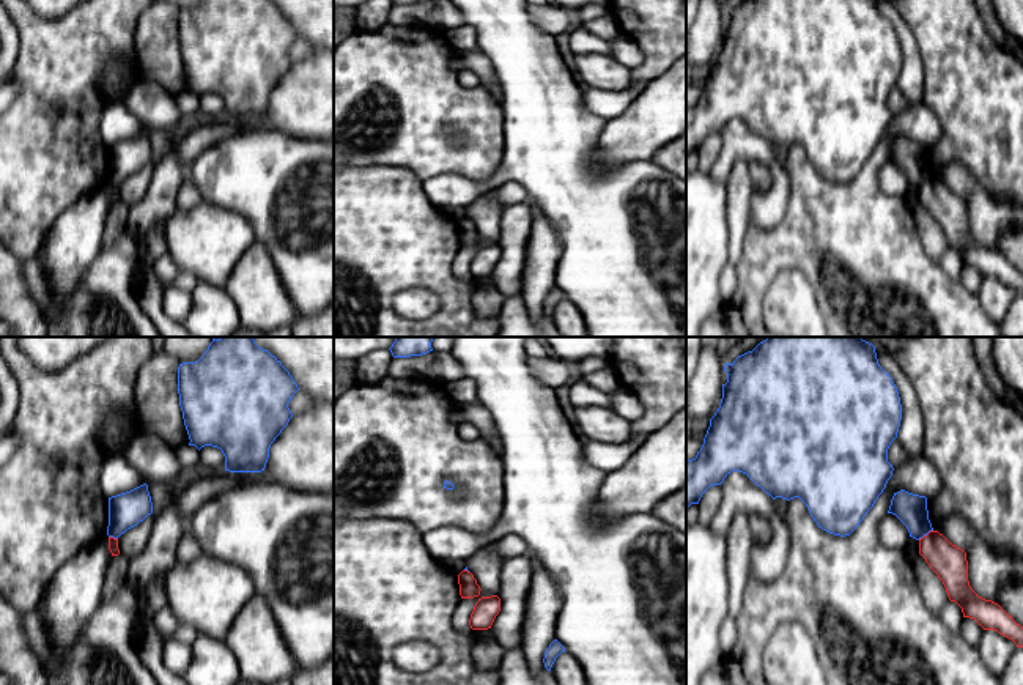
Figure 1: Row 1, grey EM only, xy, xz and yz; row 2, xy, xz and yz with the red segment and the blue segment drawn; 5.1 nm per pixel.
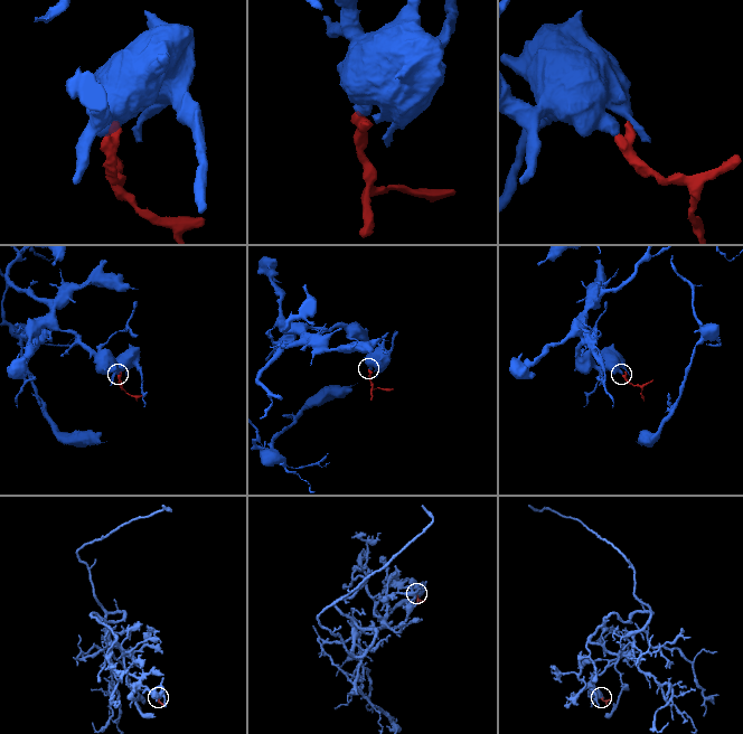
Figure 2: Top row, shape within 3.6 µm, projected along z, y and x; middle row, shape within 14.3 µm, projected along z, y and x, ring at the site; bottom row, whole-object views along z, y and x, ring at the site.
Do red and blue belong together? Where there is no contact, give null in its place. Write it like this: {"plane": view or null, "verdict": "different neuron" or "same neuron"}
{"plane": "yz", "verdict": "different neuron"}

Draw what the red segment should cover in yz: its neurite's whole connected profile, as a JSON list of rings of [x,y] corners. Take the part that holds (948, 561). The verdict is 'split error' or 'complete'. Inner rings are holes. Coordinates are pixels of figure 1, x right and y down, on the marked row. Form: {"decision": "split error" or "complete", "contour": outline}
{"decision": "complete", "contour": [[[938,531],[919,539],[919,554],[943,581],[947,597],[955,602],[963,617],[974,619],[984,630],[995,630],[1023,647],[1023,627],[998,603],[979,597],[968,581],[966,553],[952,545]]]}

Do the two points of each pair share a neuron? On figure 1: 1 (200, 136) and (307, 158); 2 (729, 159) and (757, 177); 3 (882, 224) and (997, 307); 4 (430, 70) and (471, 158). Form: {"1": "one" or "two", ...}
{"1": "two", "2": "two", "3": "two", "4": "one"}

